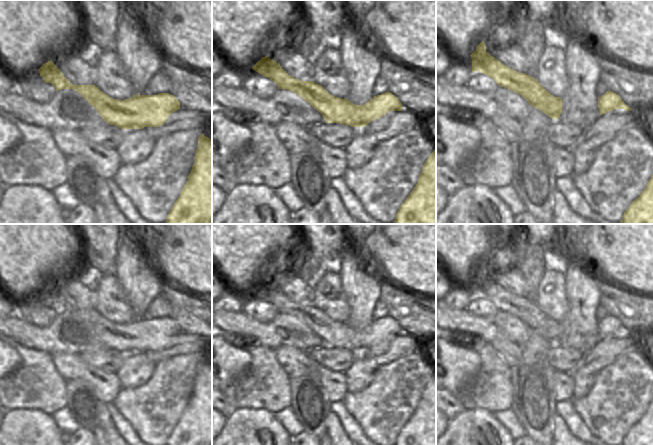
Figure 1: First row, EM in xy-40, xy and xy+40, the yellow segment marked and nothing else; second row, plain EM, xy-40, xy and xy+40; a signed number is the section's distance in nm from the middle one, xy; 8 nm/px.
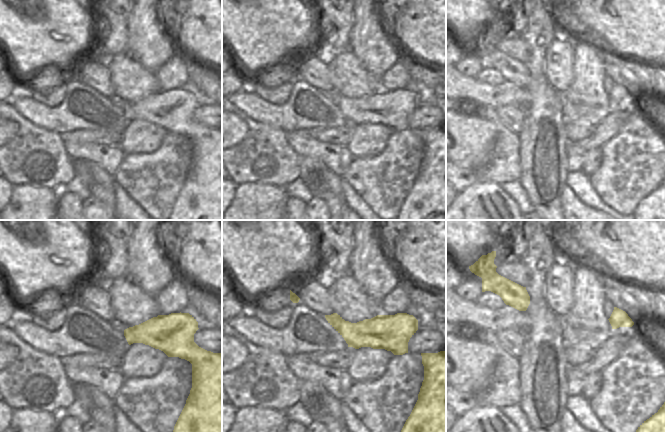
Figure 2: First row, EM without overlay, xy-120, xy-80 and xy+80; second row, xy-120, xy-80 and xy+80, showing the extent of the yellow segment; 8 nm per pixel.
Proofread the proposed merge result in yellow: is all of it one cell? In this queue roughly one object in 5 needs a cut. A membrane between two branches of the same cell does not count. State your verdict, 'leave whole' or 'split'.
leave whole

